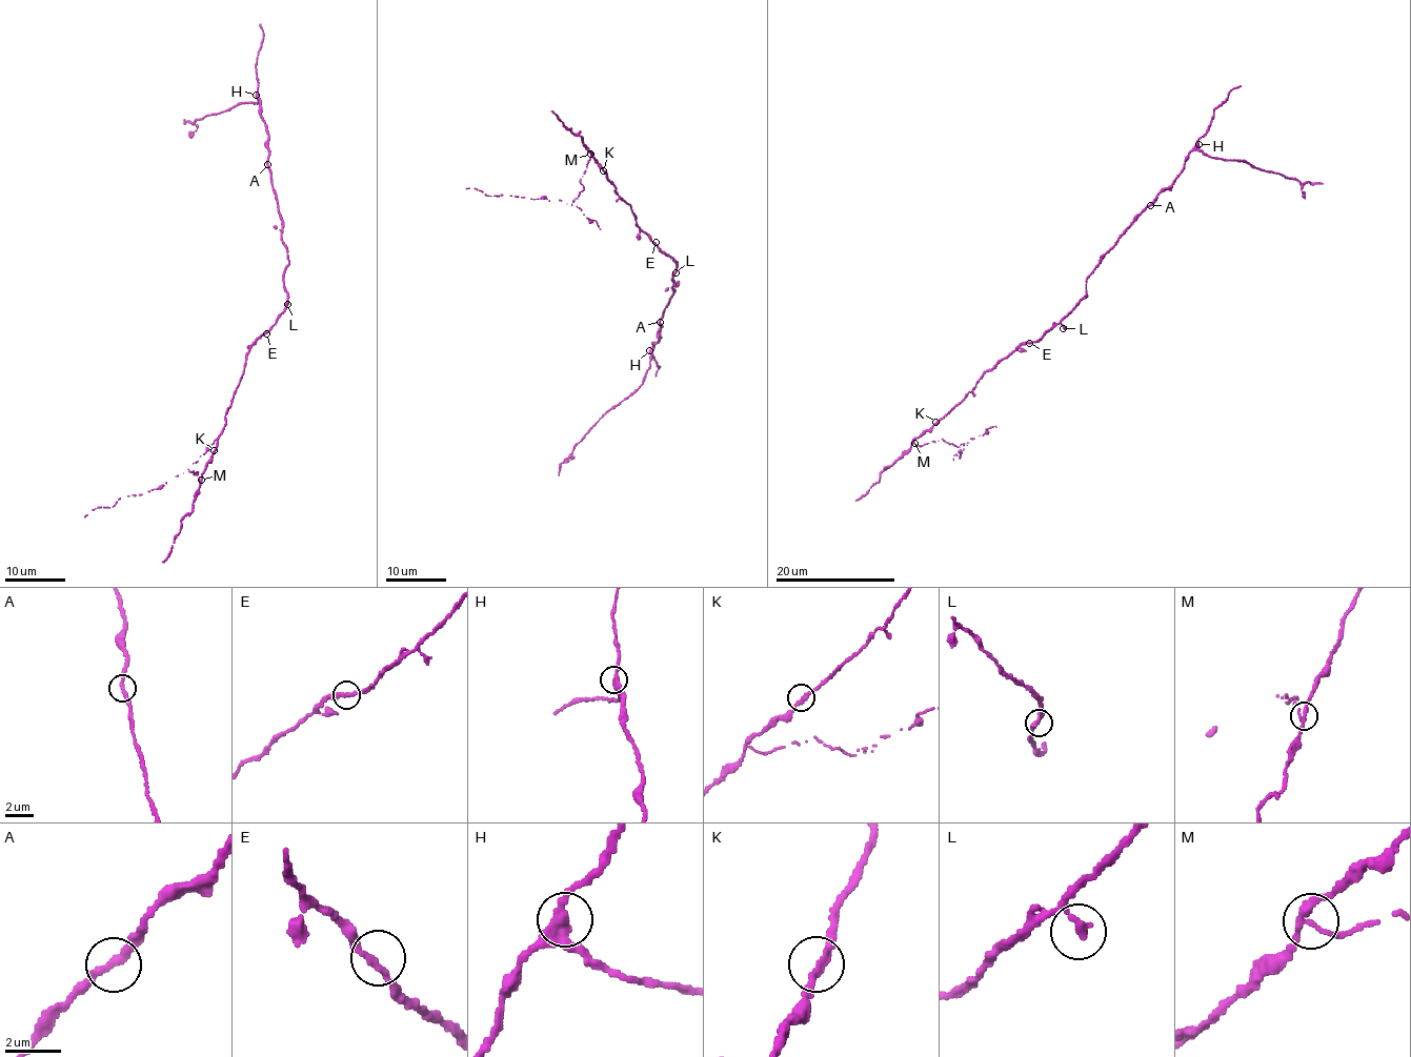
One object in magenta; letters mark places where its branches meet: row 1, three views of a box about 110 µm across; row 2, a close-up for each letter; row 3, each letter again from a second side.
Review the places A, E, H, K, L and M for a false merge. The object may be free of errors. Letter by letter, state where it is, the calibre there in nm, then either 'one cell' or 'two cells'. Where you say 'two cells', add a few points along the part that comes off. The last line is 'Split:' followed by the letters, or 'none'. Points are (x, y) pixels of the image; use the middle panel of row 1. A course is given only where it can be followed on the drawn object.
A: (660, 322) | 280 nm | one cell
E: (656, 242) | 280 nm | one cell
H: (649, 350) | 320 nm | one cell
K: (603, 170) | 280 nm | one cell
L: (676, 272) | 240 nm | one cell
M: (590, 154) | 200 nm | two cells | (590, 155), (586, 171), (580, 178), (584, 188), (571, 204), (559, 200), (490, 196), (465, 188)
Split: M

